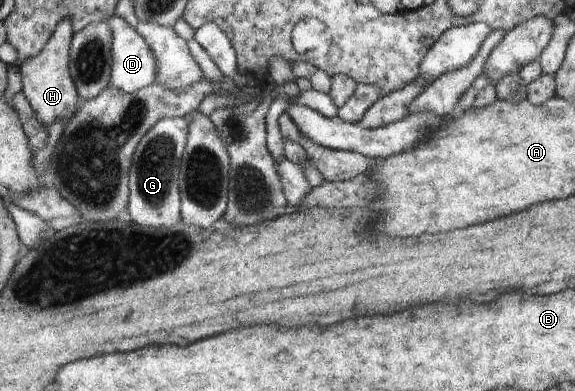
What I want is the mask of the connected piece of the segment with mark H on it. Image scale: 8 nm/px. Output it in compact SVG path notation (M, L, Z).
M68 18L62 20L56 26L56 30L54 30L48 42L46 42L46 46L42 48L42 52L36 56L32 56L32 58L26 58L22 62L22 66L19 66L22 79L22 92L30 103L32 110L34 110L36 118L47 129L56 120L62 120L67 123L74 116L74 112L78 110L78 105L81 103L69 70L69 50L74 35L72 22Z

